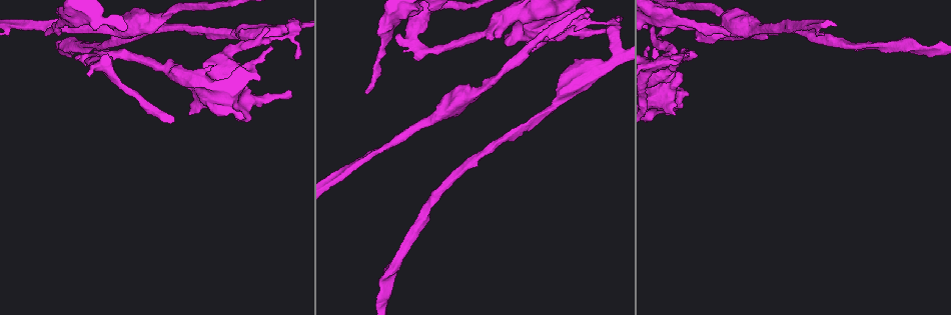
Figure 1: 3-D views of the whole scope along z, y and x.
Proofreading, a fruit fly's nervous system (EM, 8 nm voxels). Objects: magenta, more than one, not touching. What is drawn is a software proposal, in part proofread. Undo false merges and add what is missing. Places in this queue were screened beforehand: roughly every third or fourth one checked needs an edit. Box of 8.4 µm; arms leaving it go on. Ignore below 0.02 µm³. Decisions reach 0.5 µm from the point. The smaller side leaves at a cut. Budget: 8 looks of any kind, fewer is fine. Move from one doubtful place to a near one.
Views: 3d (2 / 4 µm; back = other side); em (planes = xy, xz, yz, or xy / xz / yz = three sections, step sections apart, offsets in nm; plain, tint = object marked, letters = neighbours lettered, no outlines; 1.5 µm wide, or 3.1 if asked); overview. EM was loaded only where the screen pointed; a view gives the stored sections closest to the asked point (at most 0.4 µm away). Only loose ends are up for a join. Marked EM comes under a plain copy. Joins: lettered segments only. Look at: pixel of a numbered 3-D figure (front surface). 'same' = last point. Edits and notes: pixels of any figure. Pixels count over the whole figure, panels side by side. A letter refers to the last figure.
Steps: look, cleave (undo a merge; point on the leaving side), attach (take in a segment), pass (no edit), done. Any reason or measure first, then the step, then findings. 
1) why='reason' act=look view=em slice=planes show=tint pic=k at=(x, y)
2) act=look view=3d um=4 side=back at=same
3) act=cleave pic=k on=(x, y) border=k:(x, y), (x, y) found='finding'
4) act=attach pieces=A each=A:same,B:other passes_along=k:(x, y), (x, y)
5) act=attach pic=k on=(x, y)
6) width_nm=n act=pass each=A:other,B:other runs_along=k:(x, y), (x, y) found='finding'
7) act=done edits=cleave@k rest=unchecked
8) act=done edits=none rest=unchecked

why='branch stops here' act=look view=em slice=yz step=8 show=letters pic=1 at=(395, 25)

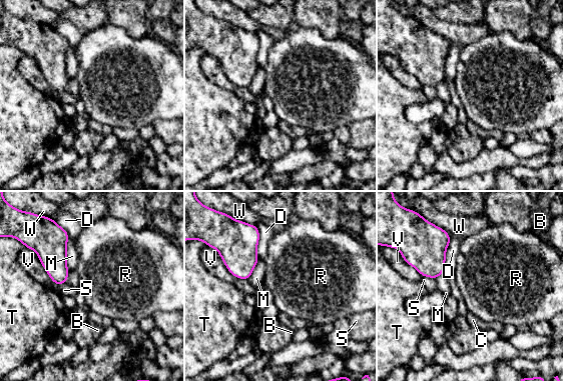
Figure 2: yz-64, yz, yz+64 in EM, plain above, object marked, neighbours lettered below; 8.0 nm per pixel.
why='another direction' act=look view=em slice=planes show=letters at=same

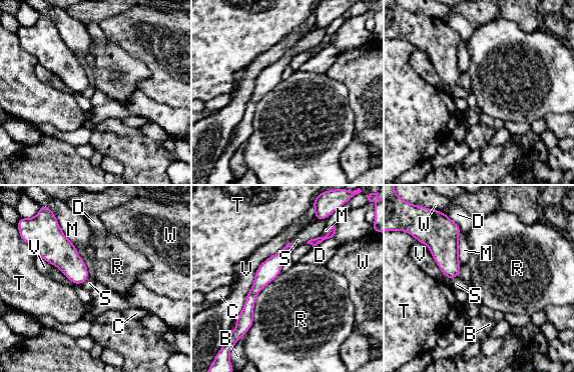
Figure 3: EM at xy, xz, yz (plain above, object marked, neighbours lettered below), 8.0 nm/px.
act=pass each=B:other,C:other,D:other,M:other,R:other,S:other,T:other,V:other,W:other border=3:(319, 236), (306, 242) found='none of them fits'

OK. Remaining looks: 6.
why='sudden change in width' act=look view=em slice=yz step=4 show=tint pic=1 at=(202, 101)

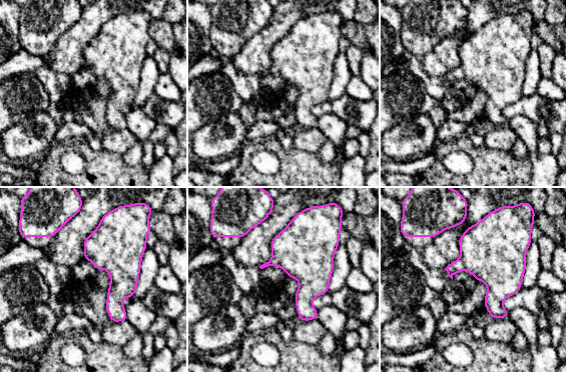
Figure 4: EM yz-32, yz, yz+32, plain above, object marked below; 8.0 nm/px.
why='another direction' act=look view=em slice=planes show=letters at=same

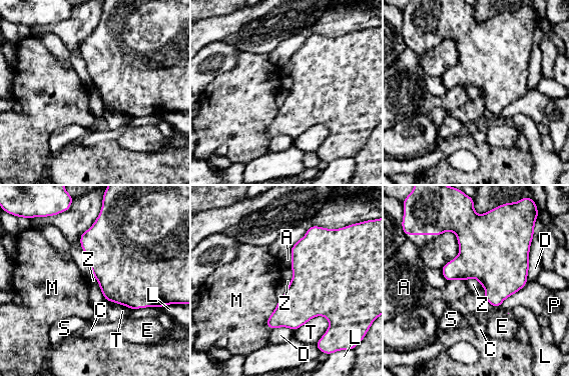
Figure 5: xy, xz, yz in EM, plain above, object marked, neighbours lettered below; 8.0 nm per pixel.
width_nm=320 act=pass each=A:other,C:other,D:other,E:other,L:other,M:other,P:other,S:other,T:other,Z:other border=5:(465, 281), (475, 278), (480, 285) found='one neuron here'

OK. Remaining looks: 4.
why='calibre changes' act=look view=3d um=4 pic=1 at=(586, 19)

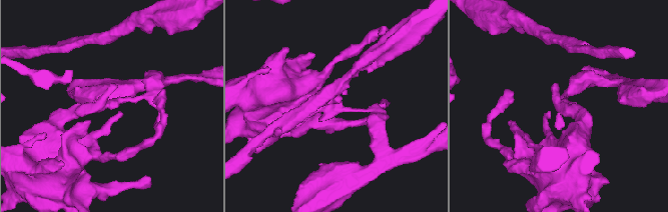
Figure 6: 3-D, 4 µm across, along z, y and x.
why='need the tissue' act=look view=em slice=xz step=8 show=tint pic=6 at=(112, 103)

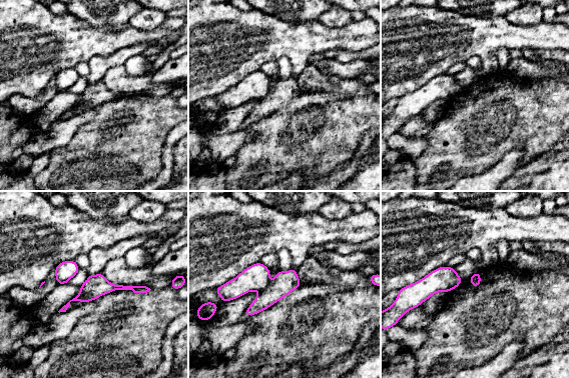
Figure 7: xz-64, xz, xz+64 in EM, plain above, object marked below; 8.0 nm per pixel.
act=look view=em slice=planes show=letters at=same

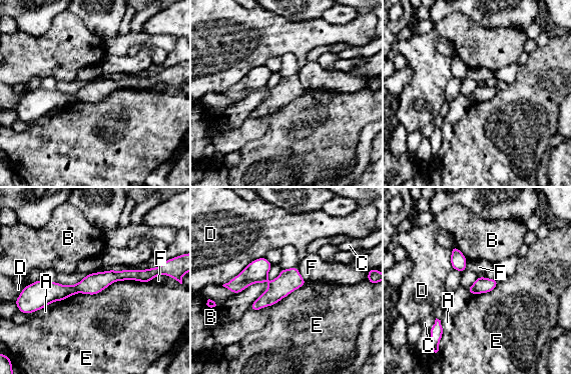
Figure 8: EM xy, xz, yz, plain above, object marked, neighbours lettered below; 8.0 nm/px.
width_nm=130 act=cleave pic=8 on=(92, 284) each=A:other,B:other,C:other,D:other,E:other,F:other part_leaving=8:(153, 272), (110, 276), (78, 288) found='two neurons meet here'

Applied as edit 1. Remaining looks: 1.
act=done edits=cleave@8 rest=unchecked

